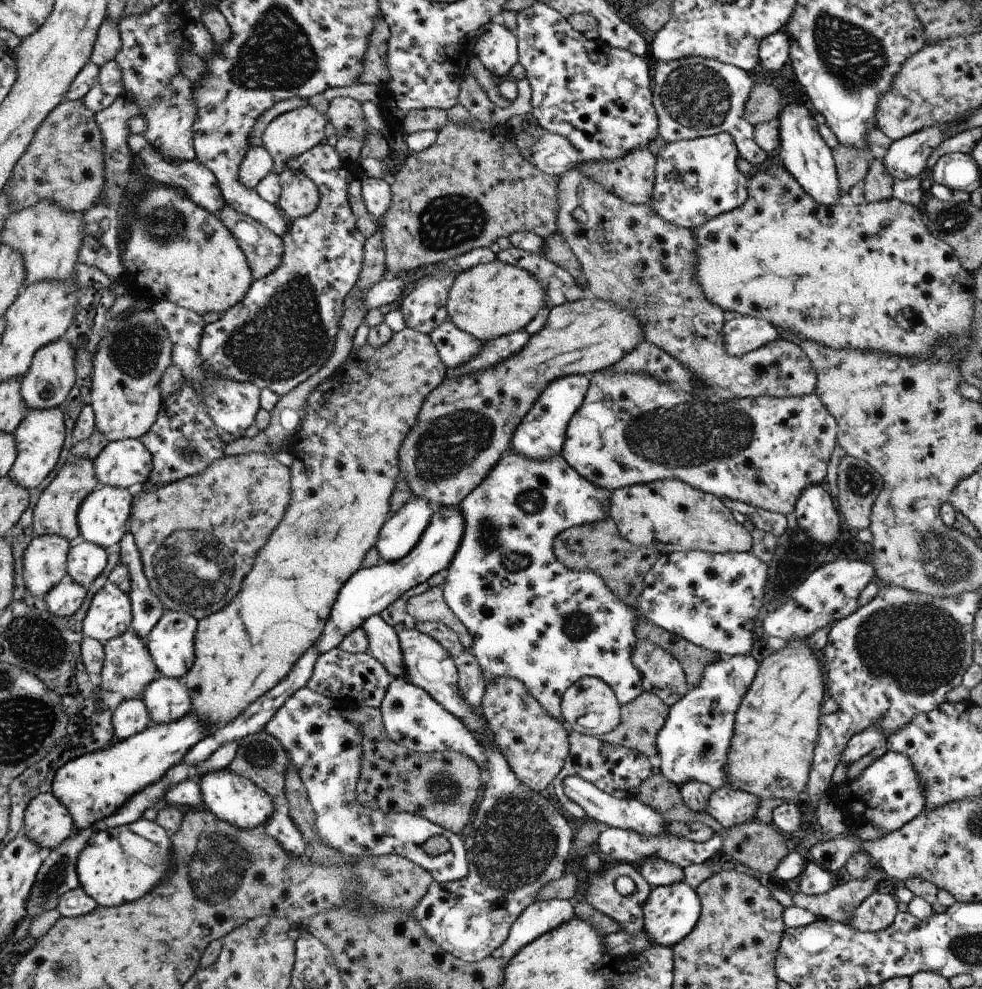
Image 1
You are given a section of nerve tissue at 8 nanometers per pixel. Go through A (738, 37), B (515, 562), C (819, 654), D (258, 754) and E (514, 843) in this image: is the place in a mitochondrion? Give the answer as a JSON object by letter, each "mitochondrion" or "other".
{"A":"other","B":"mitochondrion","C":"other","D":"mitochondrion","E":"mitochondrion"}

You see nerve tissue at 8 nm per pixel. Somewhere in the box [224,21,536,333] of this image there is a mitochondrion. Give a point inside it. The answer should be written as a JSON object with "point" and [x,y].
{"point":[449,221]}

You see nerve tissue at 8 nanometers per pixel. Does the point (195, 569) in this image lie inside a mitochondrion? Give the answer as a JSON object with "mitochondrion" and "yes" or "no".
{"mitochondrion":"yes"}

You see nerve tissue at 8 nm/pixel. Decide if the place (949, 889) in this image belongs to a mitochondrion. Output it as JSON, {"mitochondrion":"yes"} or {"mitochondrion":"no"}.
{"mitochondrion":"no"}

